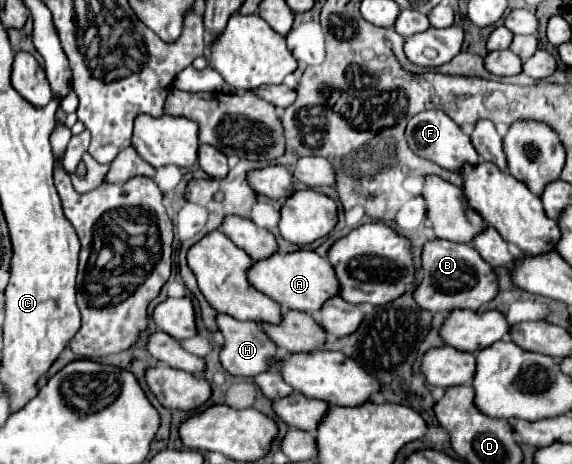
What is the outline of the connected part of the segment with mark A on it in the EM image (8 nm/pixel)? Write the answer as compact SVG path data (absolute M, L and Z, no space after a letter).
M295 251L289 255L277 253L265 261L255 263L255 267L247 273L247 279L255 289L267 293L273 301L283 303L287 309L297 309L313 315L321 311L327 299L339 295L341 289L333 265L315 251Z

